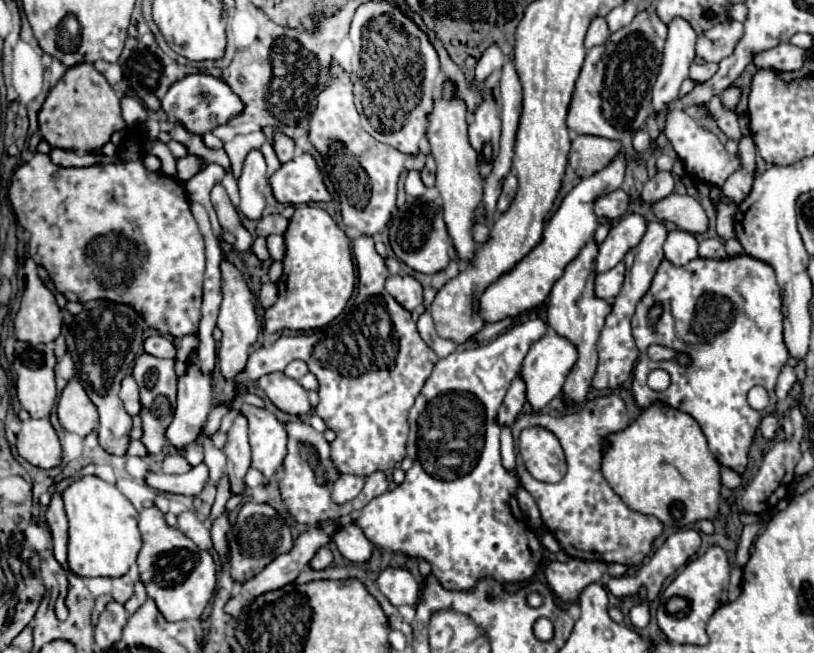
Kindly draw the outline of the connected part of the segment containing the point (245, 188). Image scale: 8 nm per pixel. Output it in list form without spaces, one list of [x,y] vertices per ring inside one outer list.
[[[261,150],[249,152],[243,162],[243,172],[239,176],[239,212],[251,220],[259,220],[265,208],[265,170],[267,166]]]

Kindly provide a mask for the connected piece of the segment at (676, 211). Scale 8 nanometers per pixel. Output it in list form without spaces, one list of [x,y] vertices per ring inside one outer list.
[[[669,194],[663,200],[657,200],[651,204],[653,214],[663,222],[673,222],[681,230],[697,234],[707,230],[707,216],[701,204],[691,196],[679,196]]]

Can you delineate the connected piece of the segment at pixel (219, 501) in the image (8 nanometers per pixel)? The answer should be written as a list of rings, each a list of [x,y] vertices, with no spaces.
[[[223,474],[223,478],[217,484],[217,498],[215,498],[215,504],[211,508],[211,520],[215,520],[219,514],[223,514],[229,498],[231,498],[231,482],[229,482],[229,476]]]

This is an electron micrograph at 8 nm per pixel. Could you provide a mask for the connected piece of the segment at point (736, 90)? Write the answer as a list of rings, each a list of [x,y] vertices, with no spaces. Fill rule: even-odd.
[[[737,84],[725,88],[725,92],[721,92],[721,104],[723,104],[723,108],[735,112],[735,108],[737,108],[737,104],[739,104],[739,100],[741,100],[741,94],[743,94],[743,92],[741,92],[741,88],[739,88]]]

